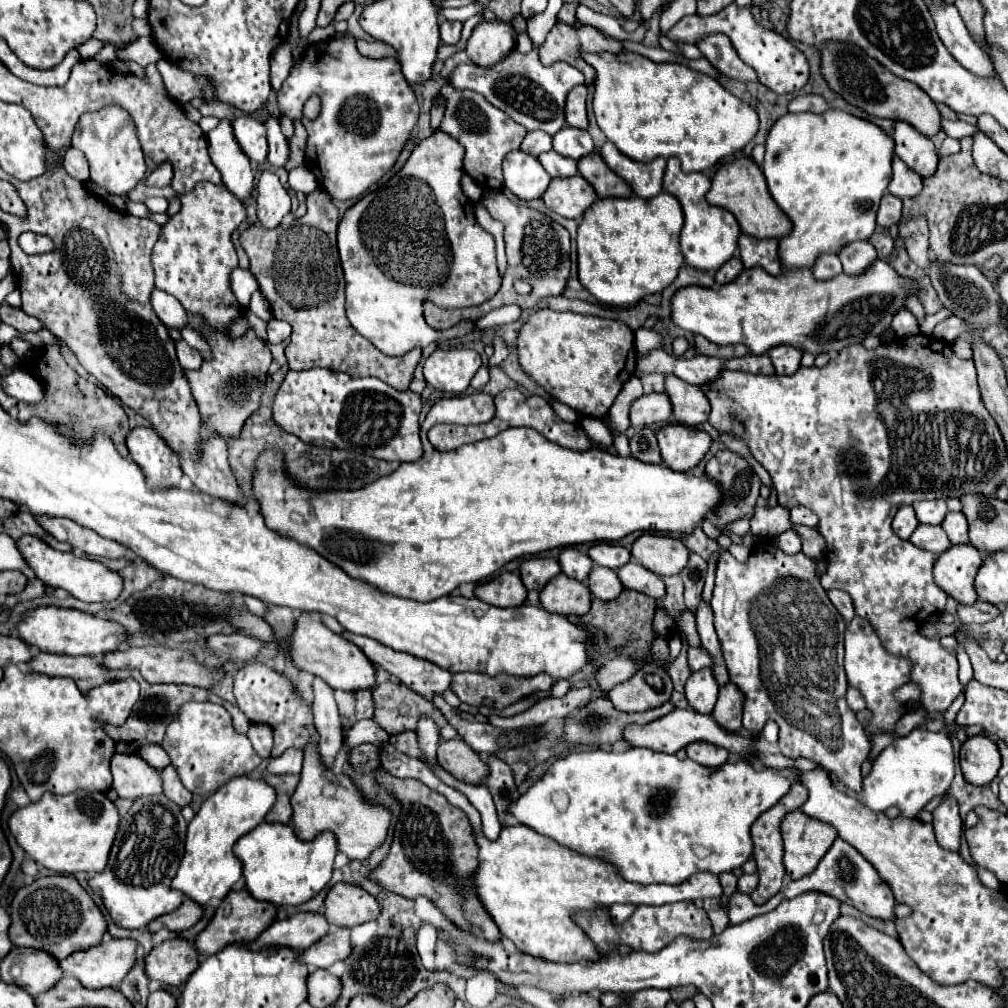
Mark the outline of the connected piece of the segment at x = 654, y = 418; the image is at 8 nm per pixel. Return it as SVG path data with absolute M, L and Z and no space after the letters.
M652 392L638 398L630 408L632 426L648 426L656 422L668 422L672 416L672 404L666 392Z

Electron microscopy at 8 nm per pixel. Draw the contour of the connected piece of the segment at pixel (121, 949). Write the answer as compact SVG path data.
M116 938L110 942L102 942L98 946L92 946L88 950L70 954L68 958L64 958L60 962L62 970L74 978L80 980L82 986L86 988L116 988L124 976L128 974L128 970L132 970L132 966L136 964L136 942L132 942L132 938Z

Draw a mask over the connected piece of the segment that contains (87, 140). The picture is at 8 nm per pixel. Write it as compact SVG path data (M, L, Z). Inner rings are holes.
M108 106L100 112L84 114L72 138L72 144L86 154L90 164L90 180L112 194L128 194L144 178L146 162L136 138L136 128L120 106Z

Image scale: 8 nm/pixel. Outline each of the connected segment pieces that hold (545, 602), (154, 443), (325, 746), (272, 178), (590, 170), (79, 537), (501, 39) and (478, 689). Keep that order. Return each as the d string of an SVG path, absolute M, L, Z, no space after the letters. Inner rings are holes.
M566 574L552 578L552 582L540 592L542 608L564 616L584 616L590 610L590 600L592 594L588 586Z
M136 426L126 438L130 458L140 464L152 488L178 486L182 468L178 454L148 426Z
M314 676L312 684L312 716L314 716L314 726L318 732L318 748L320 756L326 762L326 766L332 766L336 752L342 748L342 722L338 716L336 700L334 700L334 690L322 680Z
M264 172L258 182L258 222L266 230L274 230L280 226L282 218L290 212L290 196L280 184L278 176L272 172Z
M592 152L584 158L580 158L578 172L584 180L588 180L594 186L594 190L600 198L628 198L628 196L632 196L632 188L604 164L604 160L600 158L598 152Z
M38 518L38 524L48 530L60 542L68 542L72 548L86 552L88 556L102 556L102 558L122 558L126 548L114 540L106 540L98 536L94 530L84 528L66 518Z
M480 22L468 38L466 54L474 64L488 68L502 62L514 46L516 32L508 22Z
M460 672L454 674L452 690L456 696L472 706L480 706L482 698L492 698L496 702L494 708L504 708L520 698L538 692L538 690L550 690L554 684L548 674L538 674L532 678L514 678L514 676L486 676L486 674L476 674L476 672Z

